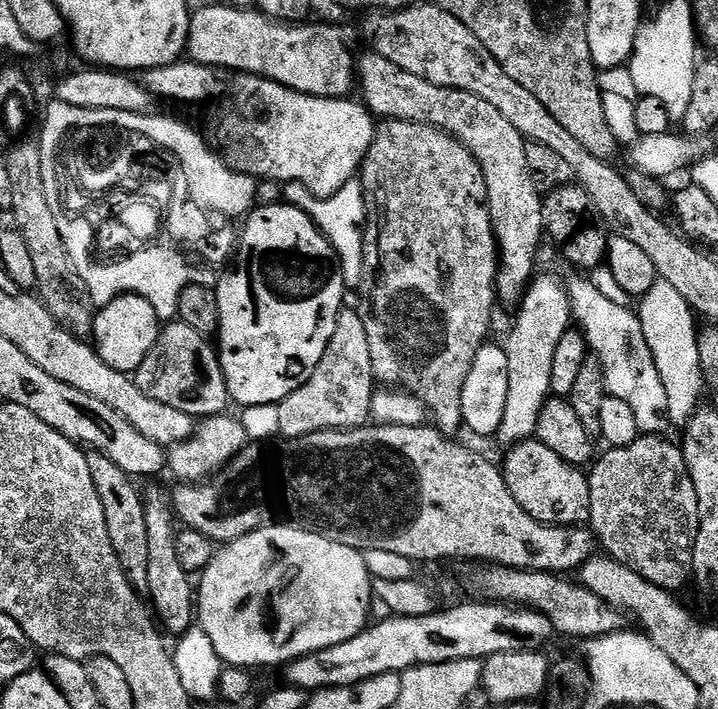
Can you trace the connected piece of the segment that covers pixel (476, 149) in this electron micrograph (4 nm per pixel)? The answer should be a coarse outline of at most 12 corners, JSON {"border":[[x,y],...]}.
{"border":[[359,53],[373,117],[441,128],[474,154],[496,294],[519,305],[546,240],[524,136],[490,102]]}

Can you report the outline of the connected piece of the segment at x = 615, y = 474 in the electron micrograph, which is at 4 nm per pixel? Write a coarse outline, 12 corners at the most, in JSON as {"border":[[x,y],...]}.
{"border":[[641,434],[587,473],[590,527],[654,586],[693,579],[683,447]]}

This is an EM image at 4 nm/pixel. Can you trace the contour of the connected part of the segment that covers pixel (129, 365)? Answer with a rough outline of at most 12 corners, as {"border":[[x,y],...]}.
{"border":[[149,300],[97,311],[91,339],[106,366],[134,374],[161,327]]}

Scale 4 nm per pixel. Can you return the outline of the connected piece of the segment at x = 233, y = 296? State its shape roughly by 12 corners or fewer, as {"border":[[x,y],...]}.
{"border":[[281,202],[215,285],[231,403],[306,383],[346,307],[338,254]]}

